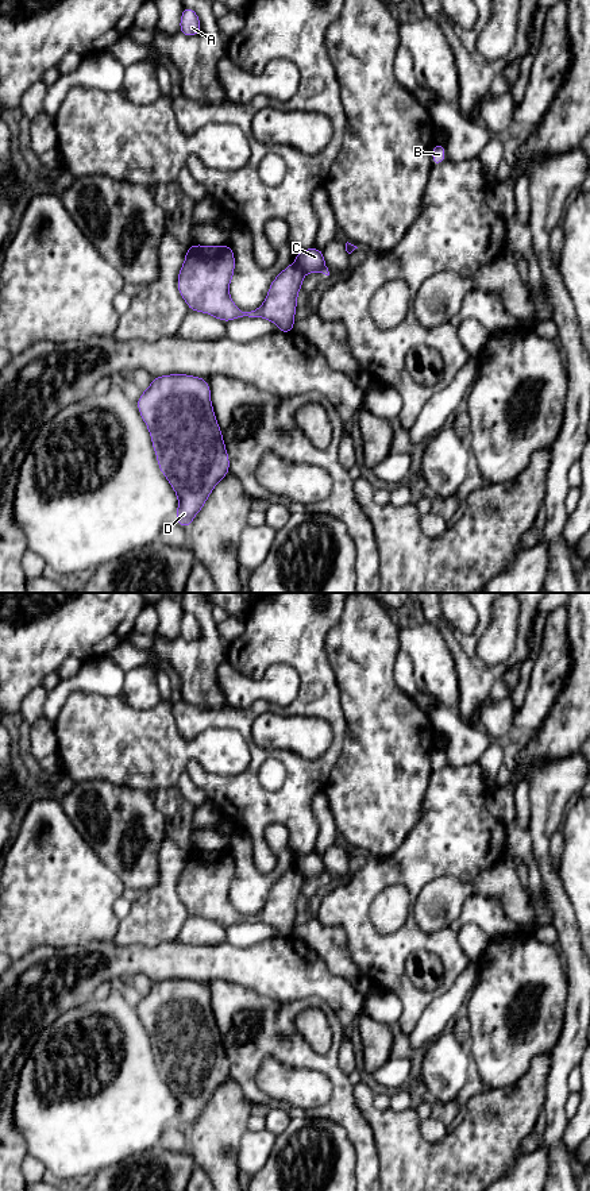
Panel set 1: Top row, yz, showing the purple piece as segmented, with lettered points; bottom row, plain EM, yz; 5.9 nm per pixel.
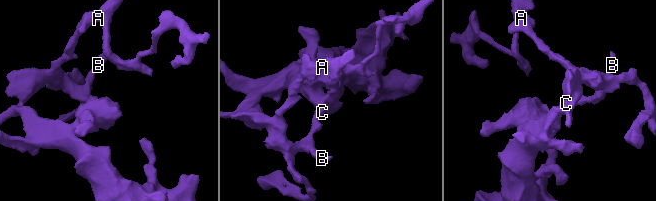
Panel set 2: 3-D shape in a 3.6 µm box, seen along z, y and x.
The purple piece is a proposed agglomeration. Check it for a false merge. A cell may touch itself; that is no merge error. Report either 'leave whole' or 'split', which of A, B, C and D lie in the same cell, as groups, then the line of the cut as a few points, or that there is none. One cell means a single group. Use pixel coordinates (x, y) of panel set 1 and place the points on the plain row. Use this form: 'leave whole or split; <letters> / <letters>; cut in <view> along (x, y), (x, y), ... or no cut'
split; A B C / D; cut in yz along (296, 867), (304, 878)

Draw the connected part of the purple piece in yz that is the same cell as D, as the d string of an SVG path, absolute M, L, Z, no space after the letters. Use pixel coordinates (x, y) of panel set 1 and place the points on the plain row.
M189 979L153 982L136 1010L149 1033L159 1075L178 1102L174 1125L188 1134L217 1087L230 1078L230 1061L212 1011L208 984Z

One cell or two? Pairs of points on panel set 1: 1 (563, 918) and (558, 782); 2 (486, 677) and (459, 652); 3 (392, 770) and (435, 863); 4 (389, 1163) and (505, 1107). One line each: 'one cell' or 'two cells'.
1: one cell
2: one cell
3: two cells
4: one cell

